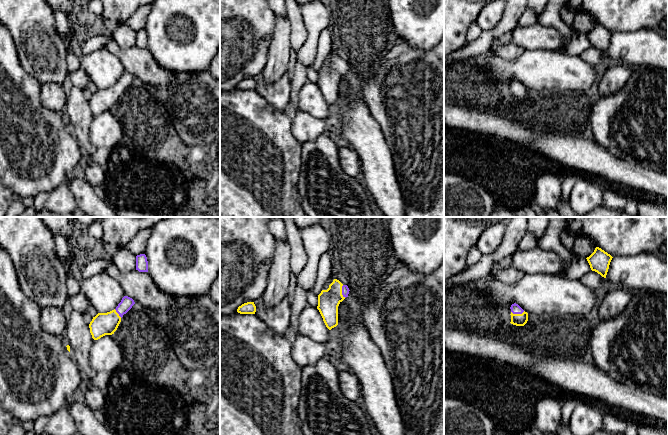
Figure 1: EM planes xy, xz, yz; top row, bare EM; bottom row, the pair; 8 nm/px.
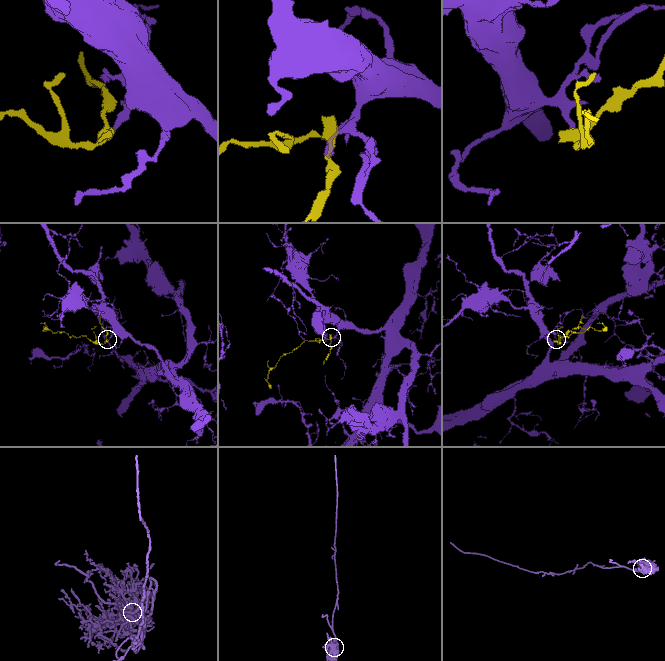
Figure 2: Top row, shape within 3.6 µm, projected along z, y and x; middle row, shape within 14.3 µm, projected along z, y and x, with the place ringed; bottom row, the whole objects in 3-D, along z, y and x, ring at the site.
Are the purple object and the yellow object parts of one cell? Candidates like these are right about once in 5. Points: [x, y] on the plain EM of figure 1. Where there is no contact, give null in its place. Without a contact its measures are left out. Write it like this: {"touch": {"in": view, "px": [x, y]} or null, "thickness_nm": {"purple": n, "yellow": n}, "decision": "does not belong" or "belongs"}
{"touch": {"in": "xz", "px": [342, 67]}, "thickness_nm": {"purple": 60, "yellow": 180}, "decision": "belongs"}

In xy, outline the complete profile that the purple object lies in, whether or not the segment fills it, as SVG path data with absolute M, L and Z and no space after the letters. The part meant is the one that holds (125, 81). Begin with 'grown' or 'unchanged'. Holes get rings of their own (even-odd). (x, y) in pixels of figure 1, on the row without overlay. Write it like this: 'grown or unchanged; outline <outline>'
grown; outline M124 72L118 82L107 89L98 89L89 100L90 109L94 116L98 116L105 111L112 111L117 106L121 94L135 80L134 76Z

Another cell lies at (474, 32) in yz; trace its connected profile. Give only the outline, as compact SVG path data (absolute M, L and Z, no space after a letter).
M471 24L468 33L467 33L467 41L472 42L475 41L482 34L481 28L476 24Z

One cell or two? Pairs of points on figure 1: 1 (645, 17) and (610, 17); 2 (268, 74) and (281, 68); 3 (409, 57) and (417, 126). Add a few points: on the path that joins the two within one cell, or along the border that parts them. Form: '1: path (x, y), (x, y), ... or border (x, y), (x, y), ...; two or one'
1: path (636, 17), (619, 17); one
2: path (271, 72), (278, 68); one
3: path (409, 74), (409, 86), (417, 97), (417, 109); one

